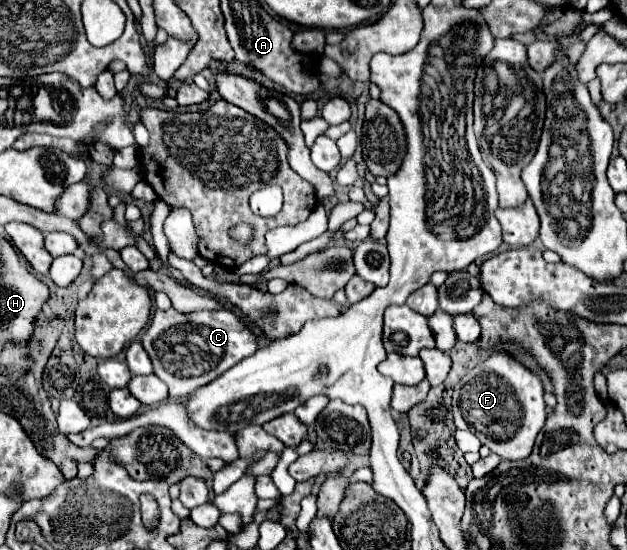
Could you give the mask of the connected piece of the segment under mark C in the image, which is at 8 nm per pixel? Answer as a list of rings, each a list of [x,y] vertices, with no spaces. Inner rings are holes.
[[[156,309],[152,323],[142,335],[142,345],[154,363],[154,373],[168,385],[170,397],[188,397],[198,387],[214,381],[218,375],[240,363],[244,357],[256,353],[258,337],[238,319],[232,311],[194,311],[194,313],[180,313],[176,309],[160,311]]]

